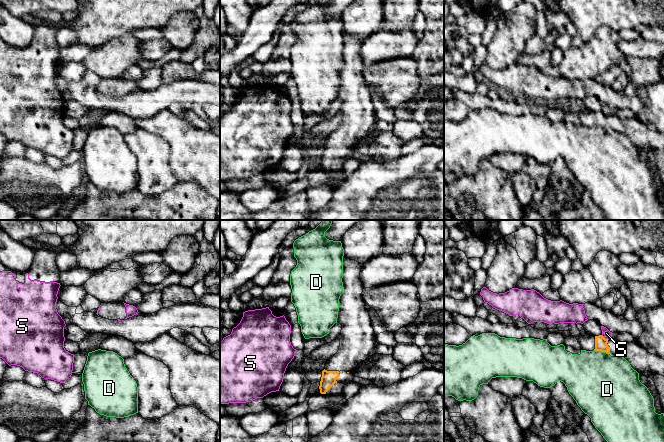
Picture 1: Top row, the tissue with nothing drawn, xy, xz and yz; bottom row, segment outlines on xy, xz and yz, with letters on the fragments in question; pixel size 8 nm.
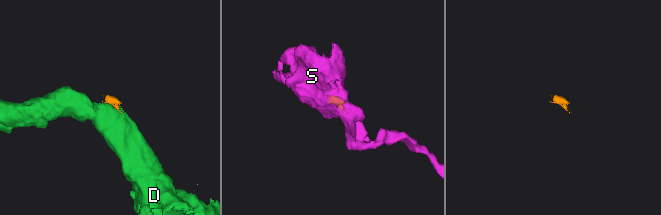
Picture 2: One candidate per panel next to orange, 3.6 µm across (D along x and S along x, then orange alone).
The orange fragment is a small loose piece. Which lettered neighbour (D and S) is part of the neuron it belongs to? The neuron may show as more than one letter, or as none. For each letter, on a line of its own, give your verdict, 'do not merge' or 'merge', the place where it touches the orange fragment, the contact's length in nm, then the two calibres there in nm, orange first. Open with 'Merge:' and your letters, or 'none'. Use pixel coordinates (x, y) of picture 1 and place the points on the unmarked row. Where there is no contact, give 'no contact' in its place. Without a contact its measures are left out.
Merge: none
D: do not merge; meets orange in yz at (601, 127); contact 130 nm long; 100 nm thick on the orange side, 460 nm on the other
S: do not merge; meets orange in yz at (604, 114); contact 70 nm long; 100 nm thick on the orange side, 70 nm on the other

